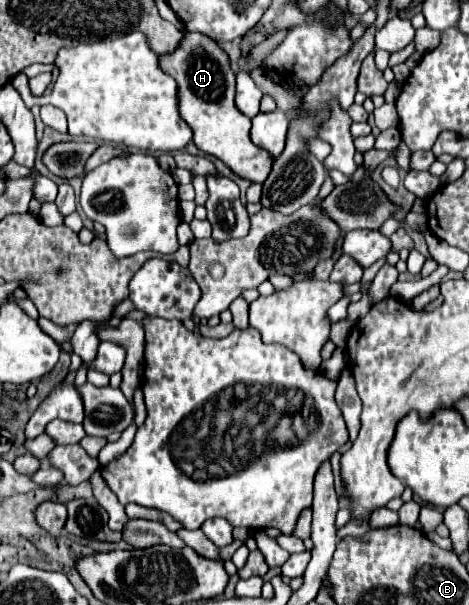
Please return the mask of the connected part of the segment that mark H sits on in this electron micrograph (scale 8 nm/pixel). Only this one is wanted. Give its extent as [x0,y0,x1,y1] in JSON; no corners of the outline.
[159,32,275,182]

